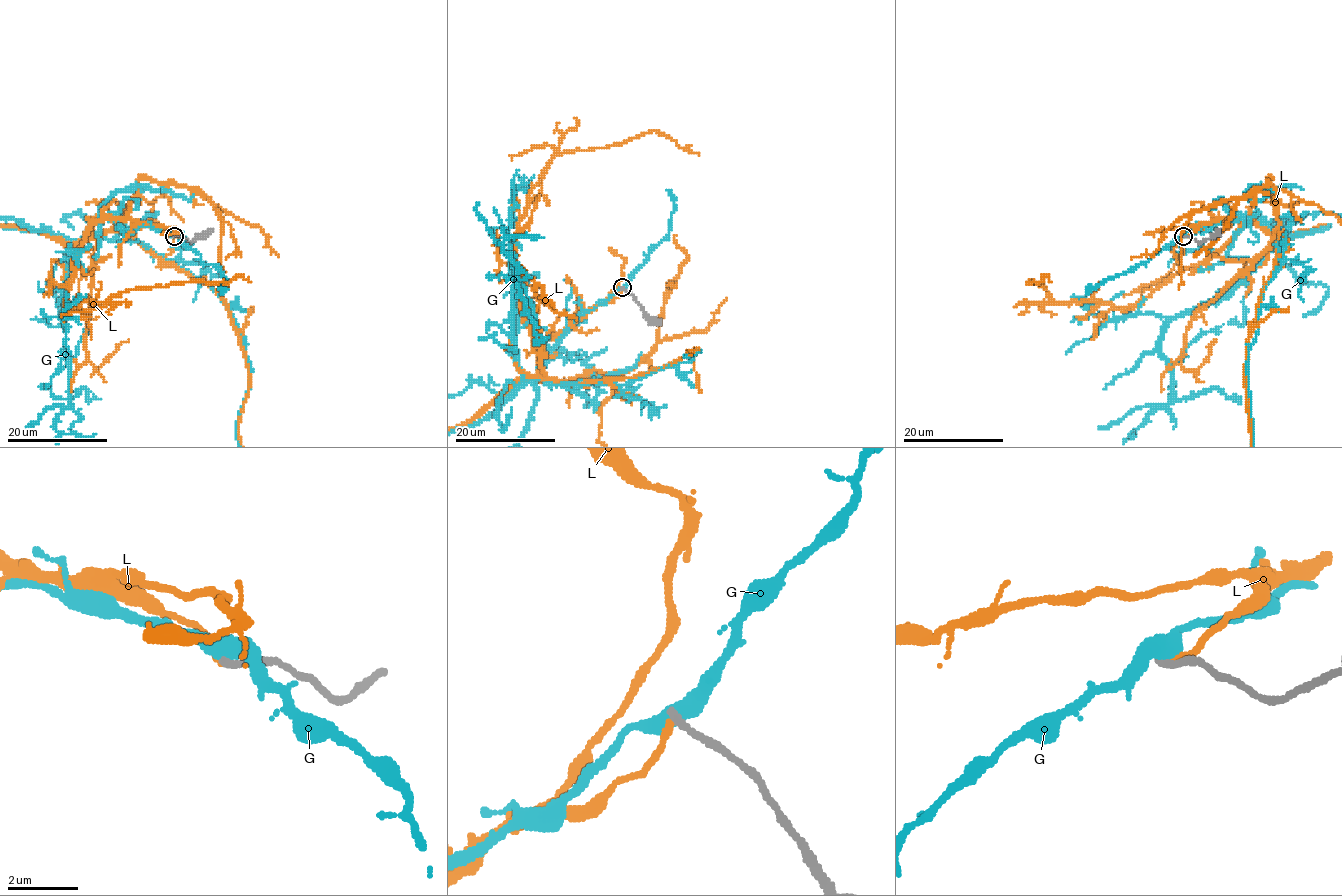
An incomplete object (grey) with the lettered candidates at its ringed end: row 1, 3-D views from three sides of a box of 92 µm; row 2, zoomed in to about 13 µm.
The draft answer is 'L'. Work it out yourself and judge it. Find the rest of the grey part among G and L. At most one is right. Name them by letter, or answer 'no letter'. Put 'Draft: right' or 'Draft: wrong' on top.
Draft: wrong
no letter

